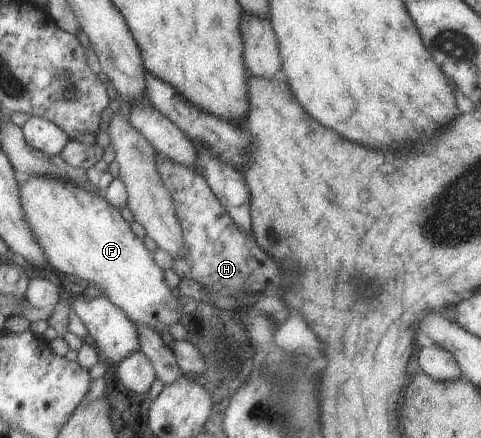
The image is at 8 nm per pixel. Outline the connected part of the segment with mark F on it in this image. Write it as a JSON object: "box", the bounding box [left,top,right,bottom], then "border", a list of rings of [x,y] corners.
{"box":[18,174,182,333],"border":[[[31,174],[18,178],[18,199],[25,224],[53,271],[59,271],[65,277],[73,275],[87,281],[97,294],[121,309],[133,324],[147,325],[160,333],[161,330],[167,331],[171,324],[180,319],[182,312],[178,299],[167,287],[152,253],[131,232],[130,225],[121,218],[120,210],[112,207],[102,196],[78,187],[74,182]]]}

